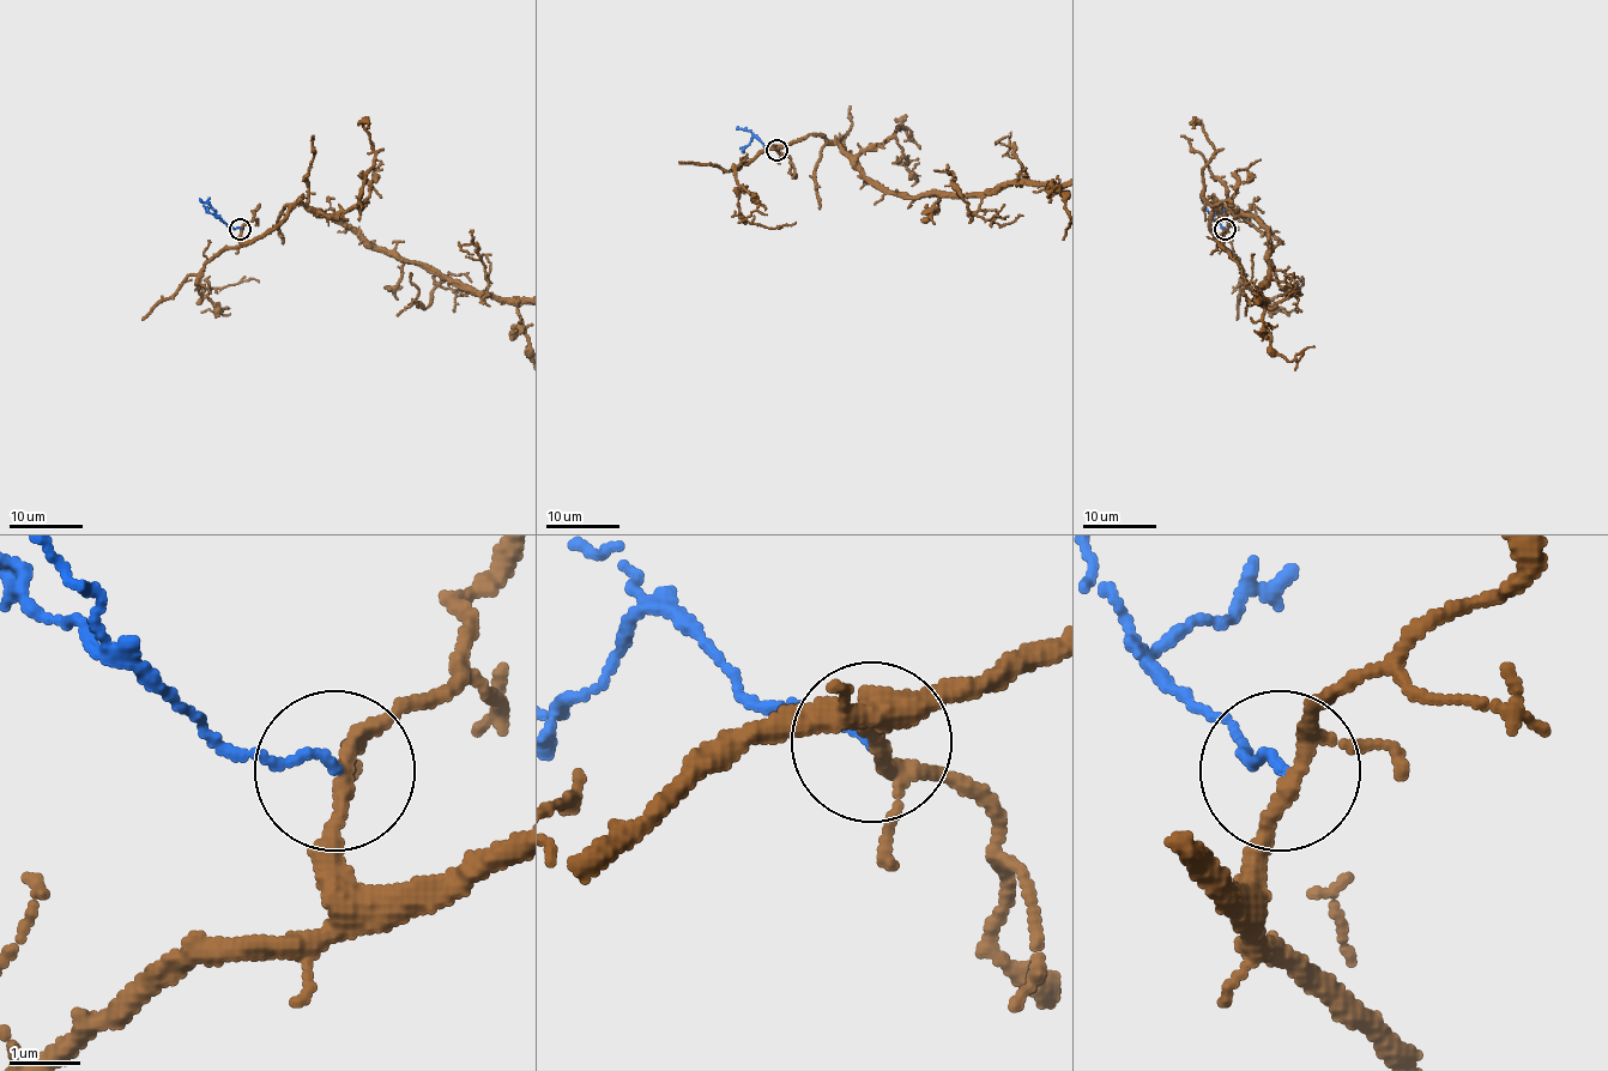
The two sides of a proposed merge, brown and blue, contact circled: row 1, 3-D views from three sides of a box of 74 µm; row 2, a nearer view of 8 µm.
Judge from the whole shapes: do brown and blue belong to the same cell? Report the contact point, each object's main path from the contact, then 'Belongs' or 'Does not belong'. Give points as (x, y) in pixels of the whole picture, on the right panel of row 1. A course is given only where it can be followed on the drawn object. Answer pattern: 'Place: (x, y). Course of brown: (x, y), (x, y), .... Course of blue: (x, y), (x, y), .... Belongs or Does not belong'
Place: (1225, 229). Course of blue: (1225, 229), (1207, 209), (1202, 198). Belongs

